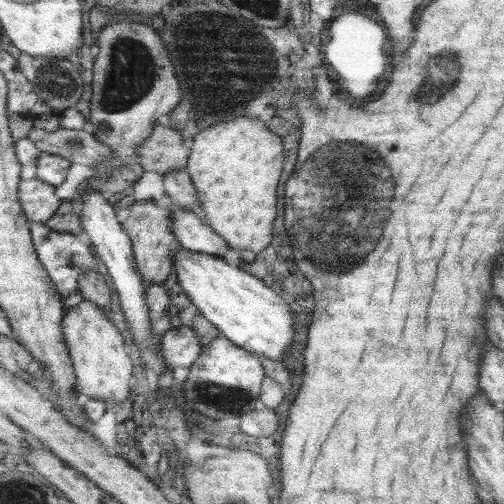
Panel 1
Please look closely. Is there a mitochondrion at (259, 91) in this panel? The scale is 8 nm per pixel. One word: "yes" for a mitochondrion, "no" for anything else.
no

